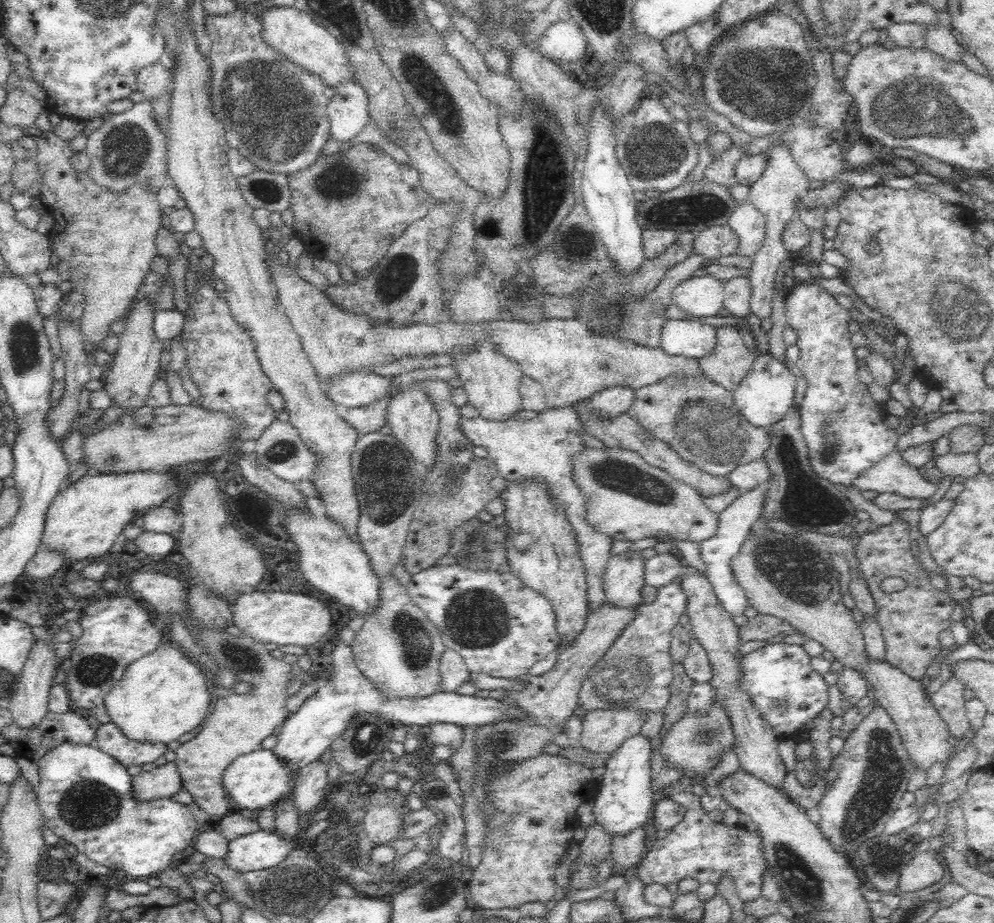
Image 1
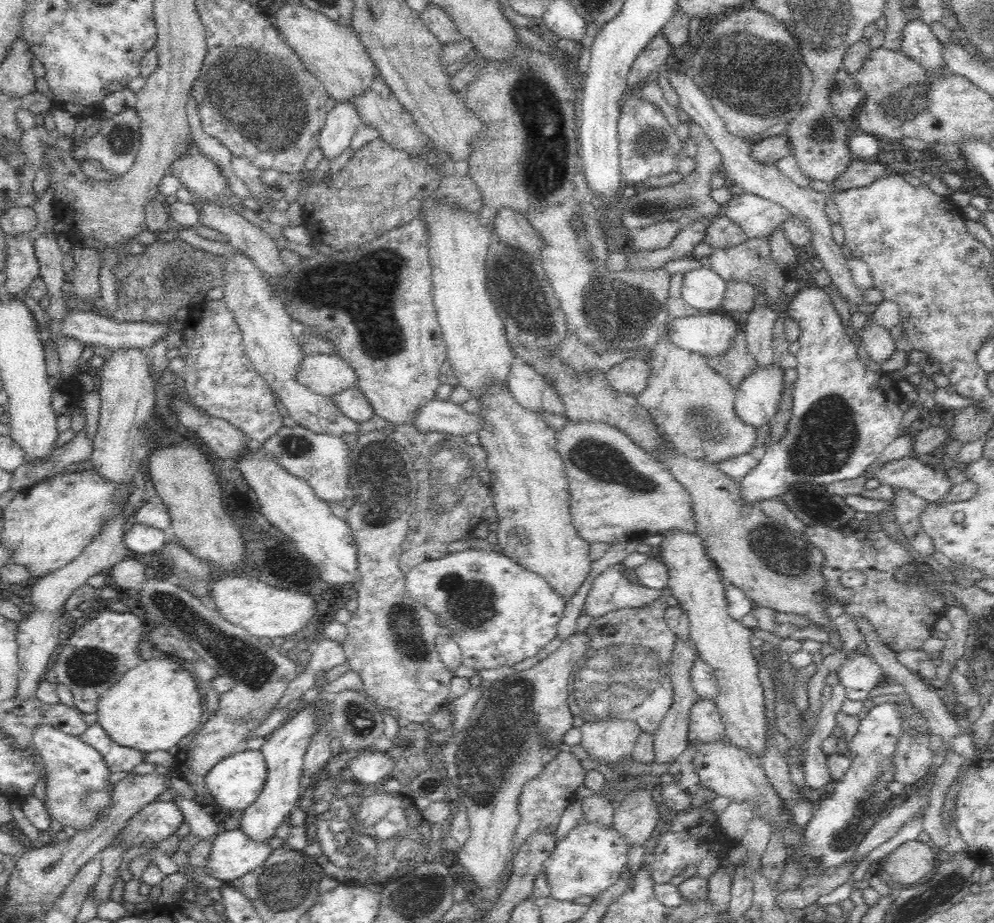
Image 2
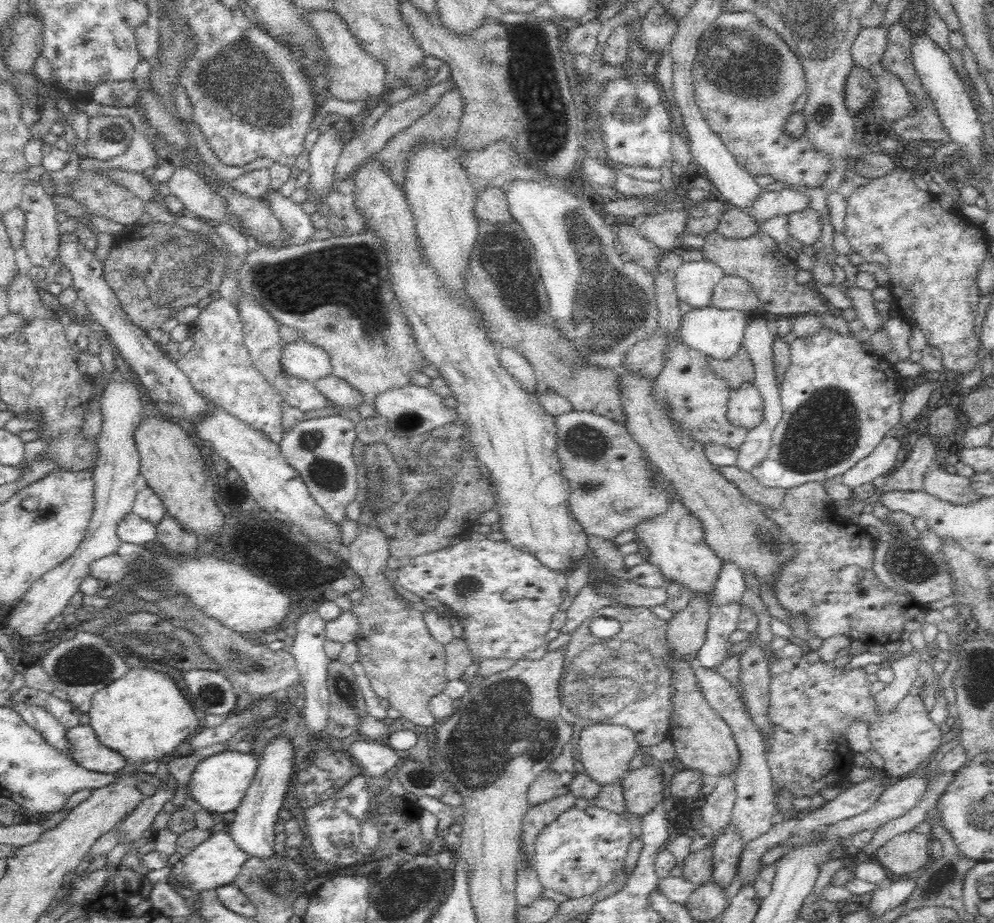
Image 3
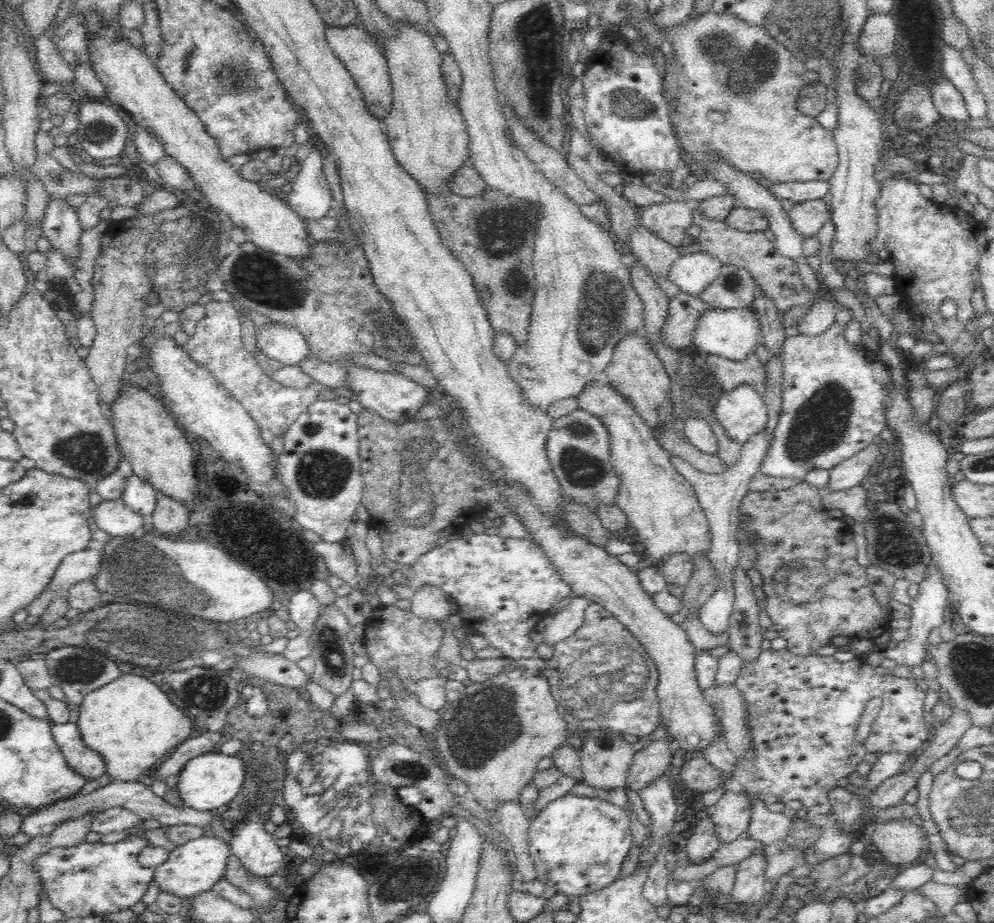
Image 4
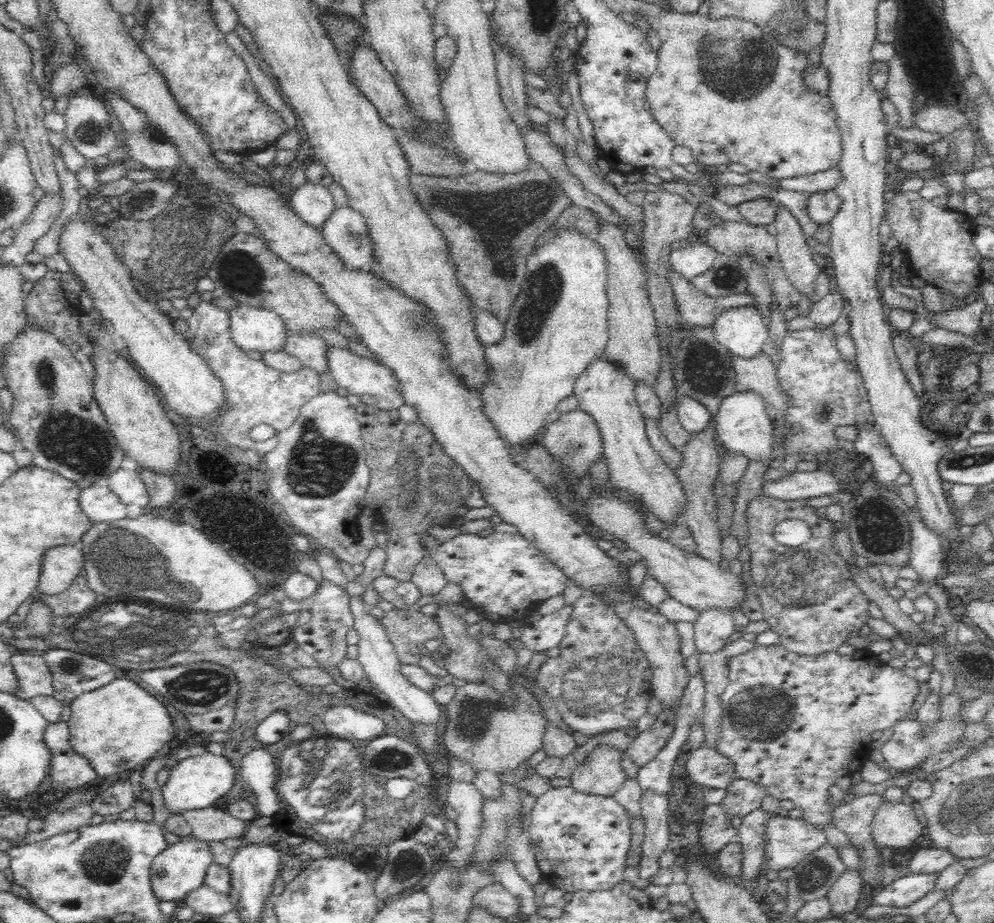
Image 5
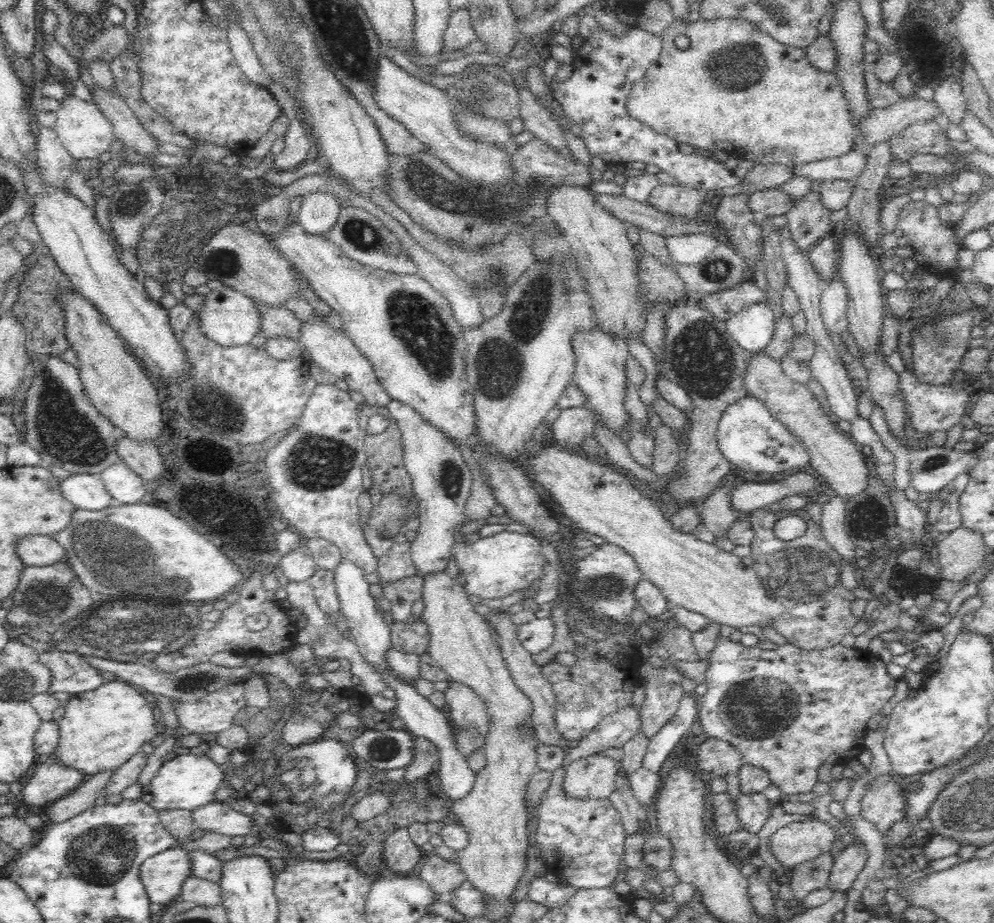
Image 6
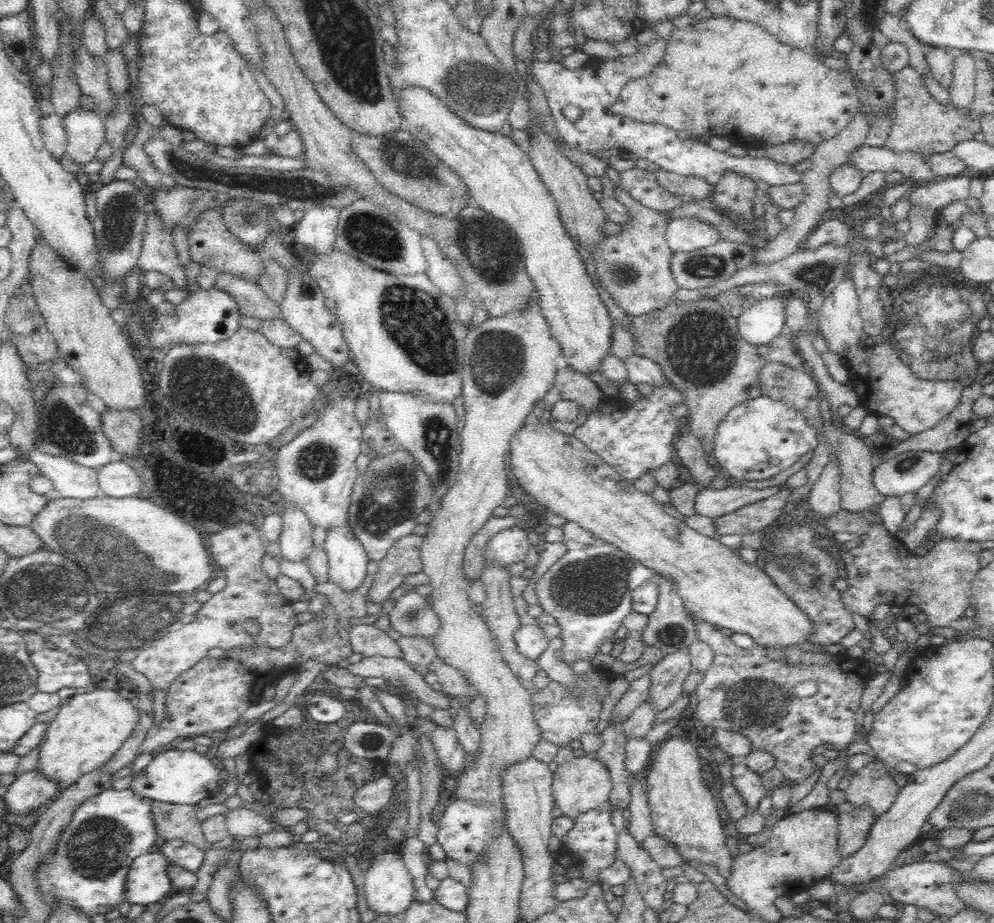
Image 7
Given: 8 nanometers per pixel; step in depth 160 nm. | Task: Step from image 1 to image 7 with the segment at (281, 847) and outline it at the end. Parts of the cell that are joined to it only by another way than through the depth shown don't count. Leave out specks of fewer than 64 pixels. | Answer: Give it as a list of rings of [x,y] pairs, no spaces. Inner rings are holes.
[[[160,852],[143,854],[127,874],[127,900],[131,904],[154,904],[172,894],[173,882],[169,870],[173,862]]]

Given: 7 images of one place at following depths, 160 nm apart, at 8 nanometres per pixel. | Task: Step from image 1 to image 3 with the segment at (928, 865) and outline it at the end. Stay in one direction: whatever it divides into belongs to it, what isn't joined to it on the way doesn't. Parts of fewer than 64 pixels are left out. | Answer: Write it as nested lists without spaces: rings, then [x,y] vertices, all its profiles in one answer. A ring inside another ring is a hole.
[[[908,832],[896,836],[878,849],[876,860],[879,865],[892,874],[902,877],[914,877],[920,869],[931,862],[929,836]]]

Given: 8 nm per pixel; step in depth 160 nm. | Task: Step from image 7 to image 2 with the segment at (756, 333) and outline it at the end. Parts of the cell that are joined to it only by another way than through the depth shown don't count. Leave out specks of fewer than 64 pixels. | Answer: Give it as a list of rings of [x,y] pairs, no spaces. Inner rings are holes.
[[[700,314],[672,318],[666,335],[674,347],[706,358],[724,354],[731,346],[734,334],[741,329],[737,317]]]

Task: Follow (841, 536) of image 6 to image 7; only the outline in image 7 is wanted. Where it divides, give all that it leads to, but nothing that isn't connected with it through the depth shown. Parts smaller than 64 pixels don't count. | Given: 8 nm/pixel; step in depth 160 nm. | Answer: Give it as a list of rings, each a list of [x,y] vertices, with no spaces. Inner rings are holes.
[[[832,455],[820,478],[812,485],[807,498],[809,506],[824,519],[835,517],[843,509],[839,481],[836,457]]]

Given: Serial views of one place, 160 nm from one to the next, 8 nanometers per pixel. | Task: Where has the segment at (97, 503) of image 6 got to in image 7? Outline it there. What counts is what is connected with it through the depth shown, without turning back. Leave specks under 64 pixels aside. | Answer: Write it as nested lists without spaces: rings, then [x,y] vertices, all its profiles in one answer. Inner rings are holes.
[[[37,448],[26,456],[39,469],[53,486],[53,495],[60,498],[90,500],[104,497],[98,482],[98,471],[77,465],[64,457],[50,456]]]

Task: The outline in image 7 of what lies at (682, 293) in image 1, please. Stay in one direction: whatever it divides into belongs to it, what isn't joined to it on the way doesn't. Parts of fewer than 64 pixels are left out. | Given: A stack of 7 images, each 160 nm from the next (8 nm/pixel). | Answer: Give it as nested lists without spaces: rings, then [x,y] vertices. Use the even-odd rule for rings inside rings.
[[[681,218],[669,222],[665,237],[672,254],[705,249],[720,240],[720,235],[713,226],[695,218]]]

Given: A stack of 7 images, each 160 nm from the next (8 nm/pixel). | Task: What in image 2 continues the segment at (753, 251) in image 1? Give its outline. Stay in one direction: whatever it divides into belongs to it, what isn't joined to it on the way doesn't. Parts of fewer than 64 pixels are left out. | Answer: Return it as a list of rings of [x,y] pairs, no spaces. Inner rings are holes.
[[[739,192],[723,207],[724,216],[742,229],[744,240],[767,238],[776,226],[789,218],[778,204],[754,194]]]

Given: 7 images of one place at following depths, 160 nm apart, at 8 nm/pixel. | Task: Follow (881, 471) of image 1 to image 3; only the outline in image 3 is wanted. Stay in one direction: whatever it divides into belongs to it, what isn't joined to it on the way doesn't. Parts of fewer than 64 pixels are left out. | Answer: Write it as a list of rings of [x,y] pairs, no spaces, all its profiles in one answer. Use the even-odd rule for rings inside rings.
[[[944,468],[932,470],[924,476],[924,492],[940,501],[952,504],[966,504],[978,500],[978,495],[970,489],[970,479],[957,473],[951,474]]]

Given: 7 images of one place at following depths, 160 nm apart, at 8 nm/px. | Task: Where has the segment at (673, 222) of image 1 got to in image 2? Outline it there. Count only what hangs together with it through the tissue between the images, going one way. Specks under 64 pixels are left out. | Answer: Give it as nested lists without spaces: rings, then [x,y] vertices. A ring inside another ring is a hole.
[[[698,124],[690,125],[689,136],[698,145],[695,170],[688,176],[687,180],[676,184],[673,188],[667,186],[657,189],[649,188],[642,194],[636,194],[622,205],[623,223],[628,229],[646,228],[646,226],[657,222],[678,222],[681,227],[696,221],[708,224],[725,214],[724,206],[718,205],[712,199],[711,194],[714,190],[711,187],[712,177],[718,166],[722,164],[722,156]]]

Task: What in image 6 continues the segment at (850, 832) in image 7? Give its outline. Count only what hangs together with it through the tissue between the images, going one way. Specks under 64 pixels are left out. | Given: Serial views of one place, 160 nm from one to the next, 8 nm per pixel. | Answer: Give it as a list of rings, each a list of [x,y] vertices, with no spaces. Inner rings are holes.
[[[862,841],[847,844],[845,851],[835,857],[834,866],[829,876],[829,889],[833,893],[847,893],[866,863],[865,844]]]

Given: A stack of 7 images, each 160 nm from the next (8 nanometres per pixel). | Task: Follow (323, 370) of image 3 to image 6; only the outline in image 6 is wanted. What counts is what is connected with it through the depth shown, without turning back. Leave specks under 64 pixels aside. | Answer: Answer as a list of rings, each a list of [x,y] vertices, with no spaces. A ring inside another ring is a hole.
[[[221,285],[218,290],[210,291],[205,296],[205,304],[198,311],[197,317],[201,320],[201,329],[213,342],[224,347],[237,347],[252,344],[253,338],[262,330],[261,310],[255,302],[241,292]]]

